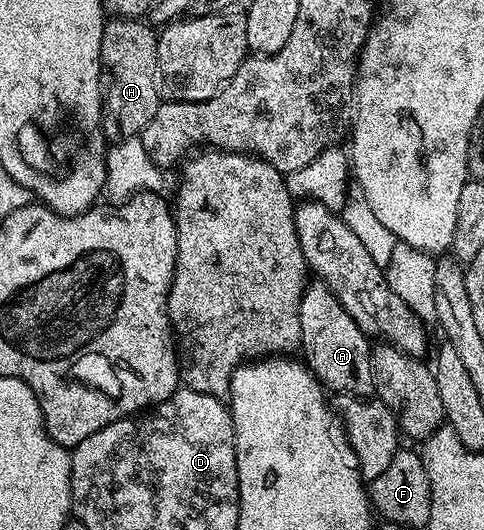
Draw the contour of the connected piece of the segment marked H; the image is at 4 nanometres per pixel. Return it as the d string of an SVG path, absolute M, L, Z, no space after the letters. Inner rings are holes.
M113 17L106 22L103 29L101 46L103 102L109 107L107 129L125 129L123 133L119 131L119 141L140 136L147 121L155 117L163 102L163 91L159 86L157 70L158 32L148 22L146 23L141 19Z

